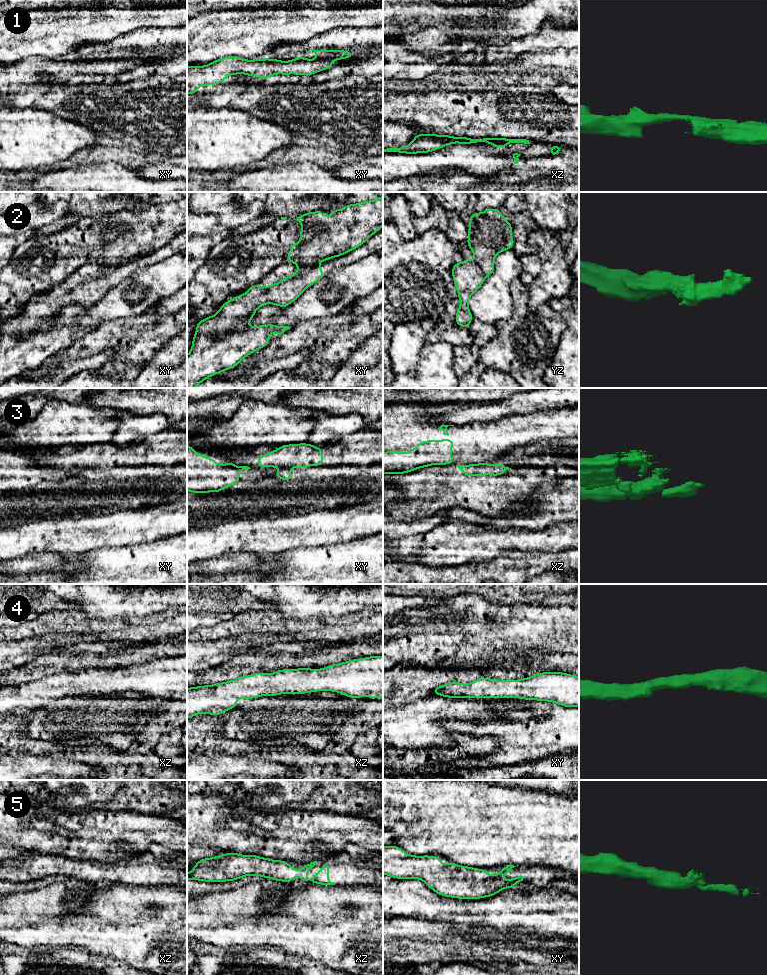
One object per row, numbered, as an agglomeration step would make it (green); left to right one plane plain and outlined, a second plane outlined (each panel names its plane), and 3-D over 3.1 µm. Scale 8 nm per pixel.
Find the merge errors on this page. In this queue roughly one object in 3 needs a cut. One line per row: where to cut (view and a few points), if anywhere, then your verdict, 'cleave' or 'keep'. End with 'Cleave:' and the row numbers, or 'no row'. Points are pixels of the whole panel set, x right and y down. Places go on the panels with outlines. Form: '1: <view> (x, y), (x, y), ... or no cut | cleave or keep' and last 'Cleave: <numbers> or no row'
1: xy (328, 58), (333, 60) | cleave
2: yz (474, 260), (485, 276) | cleave
3: xy (290, 467), (283, 467), (281, 469) | cleave
4: no cut | keep
5: no cut | keep
Cleave: 1, 2, 3

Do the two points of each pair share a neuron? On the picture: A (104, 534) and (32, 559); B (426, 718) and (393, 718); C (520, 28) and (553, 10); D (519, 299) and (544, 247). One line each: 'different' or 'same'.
A: different
B: same
C: same
D: different

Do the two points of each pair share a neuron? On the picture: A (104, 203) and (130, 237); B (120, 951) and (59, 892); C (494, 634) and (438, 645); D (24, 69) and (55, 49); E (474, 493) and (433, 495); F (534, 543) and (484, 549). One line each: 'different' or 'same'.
A: different
B: same
C: same
D: different
E: same
F: same

